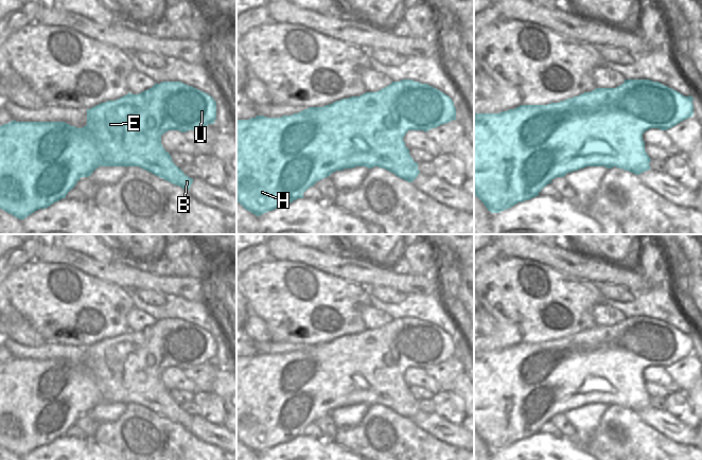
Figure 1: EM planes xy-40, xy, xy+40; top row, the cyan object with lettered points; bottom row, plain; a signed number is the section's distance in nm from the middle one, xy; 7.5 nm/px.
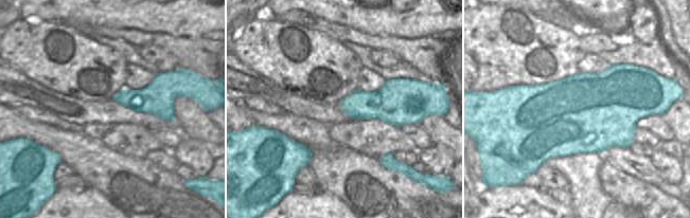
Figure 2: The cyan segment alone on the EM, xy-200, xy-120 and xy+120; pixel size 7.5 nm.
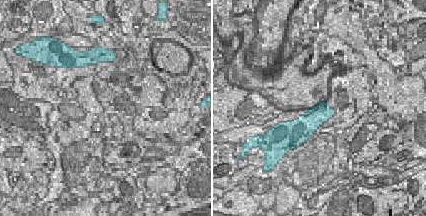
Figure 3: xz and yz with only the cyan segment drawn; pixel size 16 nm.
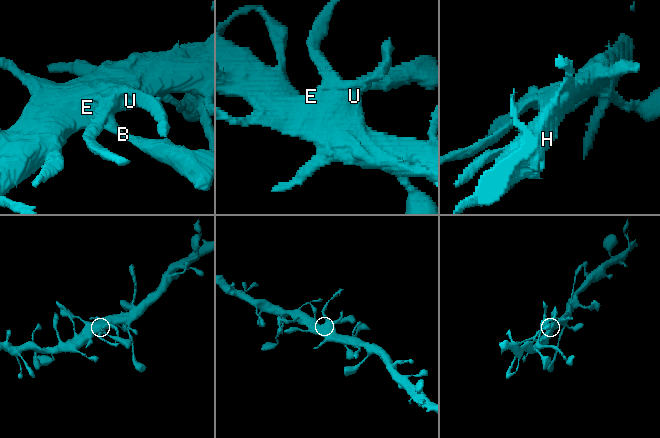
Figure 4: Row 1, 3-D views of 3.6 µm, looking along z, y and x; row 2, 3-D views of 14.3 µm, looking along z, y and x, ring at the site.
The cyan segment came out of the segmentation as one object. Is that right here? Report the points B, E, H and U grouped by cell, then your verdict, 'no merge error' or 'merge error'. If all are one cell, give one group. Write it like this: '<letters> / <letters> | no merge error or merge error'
B E H U | no merge error

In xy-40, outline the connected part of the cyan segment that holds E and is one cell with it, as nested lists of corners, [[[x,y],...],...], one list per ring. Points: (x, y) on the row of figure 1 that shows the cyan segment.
[[[162,82],[155,84],[152,88],[139,93],[128,93],[116,101],[101,103],[87,109],[87,125],[77,128],[65,122],[16,122],[12,121],[0,126],[0,209],[14,215],[18,219],[24,219],[39,209],[46,209],[54,202],[66,198],[66,195],[75,187],[82,177],[89,177],[99,166],[139,166],[175,185],[179,185],[189,191],[193,179],[188,177],[173,161],[171,155],[161,144],[161,136],[169,130],[179,130],[186,132],[194,130],[209,124],[214,124],[216,119],[216,102],[209,94],[181,82]]]

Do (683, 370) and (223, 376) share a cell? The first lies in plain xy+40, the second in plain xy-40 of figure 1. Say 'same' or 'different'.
different

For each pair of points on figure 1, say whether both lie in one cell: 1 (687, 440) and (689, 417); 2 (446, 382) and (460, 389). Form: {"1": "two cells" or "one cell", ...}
{"1": "two cells", "2": "two cells"}

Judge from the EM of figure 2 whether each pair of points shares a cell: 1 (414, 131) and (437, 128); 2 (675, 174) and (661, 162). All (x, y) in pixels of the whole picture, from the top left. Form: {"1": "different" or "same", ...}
{"1": "different", "2": "same"}

